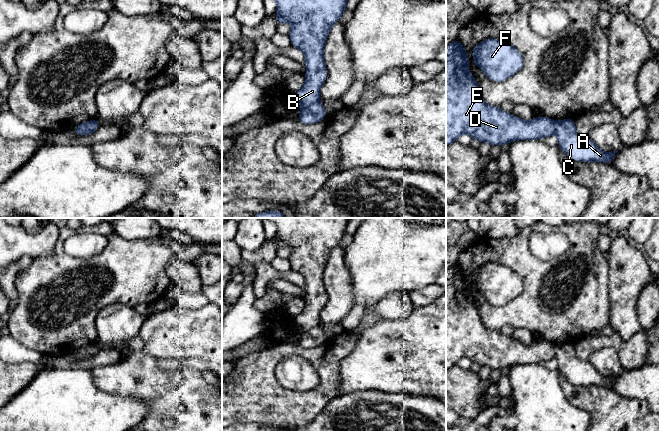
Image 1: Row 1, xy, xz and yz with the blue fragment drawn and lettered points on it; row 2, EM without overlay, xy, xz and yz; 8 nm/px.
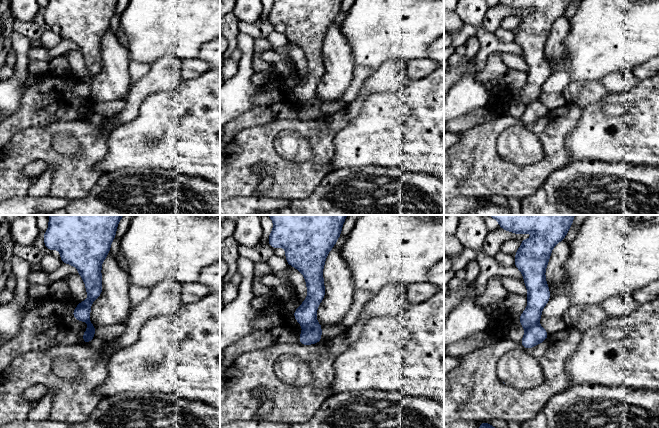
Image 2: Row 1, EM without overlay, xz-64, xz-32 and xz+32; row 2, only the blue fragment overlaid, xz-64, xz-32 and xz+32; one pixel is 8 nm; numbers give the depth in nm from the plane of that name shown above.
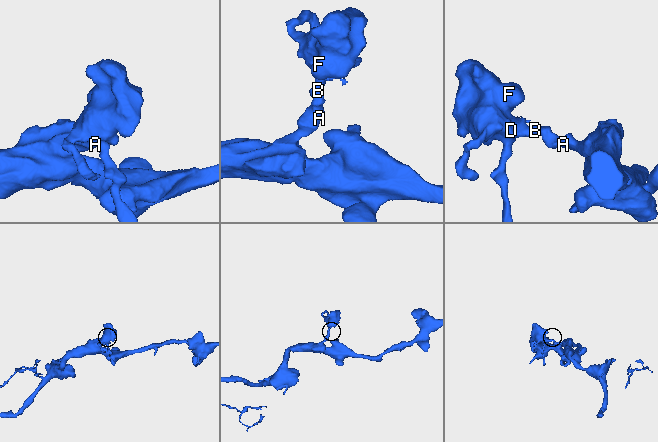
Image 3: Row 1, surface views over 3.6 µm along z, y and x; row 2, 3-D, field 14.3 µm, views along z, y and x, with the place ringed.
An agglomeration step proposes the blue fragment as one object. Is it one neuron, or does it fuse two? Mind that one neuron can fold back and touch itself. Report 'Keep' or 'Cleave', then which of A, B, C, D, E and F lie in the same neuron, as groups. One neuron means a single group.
Cleave. Groups: A C / B D E F

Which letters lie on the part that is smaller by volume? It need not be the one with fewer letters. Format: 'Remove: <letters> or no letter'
Remove: B, D, E, F

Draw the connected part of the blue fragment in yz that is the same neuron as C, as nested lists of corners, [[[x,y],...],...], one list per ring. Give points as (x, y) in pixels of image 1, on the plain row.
[[[563,343],[554,345],[556,352],[555,358],[558,361],[558,371],[567,380],[575,385],[598,385],[611,387],[618,375],[610,377],[601,375],[590,362],[580,360],[576,356],[575,344]]]

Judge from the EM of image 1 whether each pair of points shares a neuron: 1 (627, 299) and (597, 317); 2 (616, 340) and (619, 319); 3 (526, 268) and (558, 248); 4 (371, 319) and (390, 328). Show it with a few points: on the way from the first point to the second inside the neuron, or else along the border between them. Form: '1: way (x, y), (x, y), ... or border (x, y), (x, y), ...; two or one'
1: border (609, 286), (610, 324); two
2: border (640, 329), (626, 340), (623, 340), (614, 333); two
3: border (528, 239), (529, 250), (541, 259), (564, 253); two
4: border (382, 319), (362, 332); two

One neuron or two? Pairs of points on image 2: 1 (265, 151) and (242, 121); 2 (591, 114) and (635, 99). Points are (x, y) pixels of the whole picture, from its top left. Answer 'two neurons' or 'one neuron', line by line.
1: two neurons
2: one neuron

